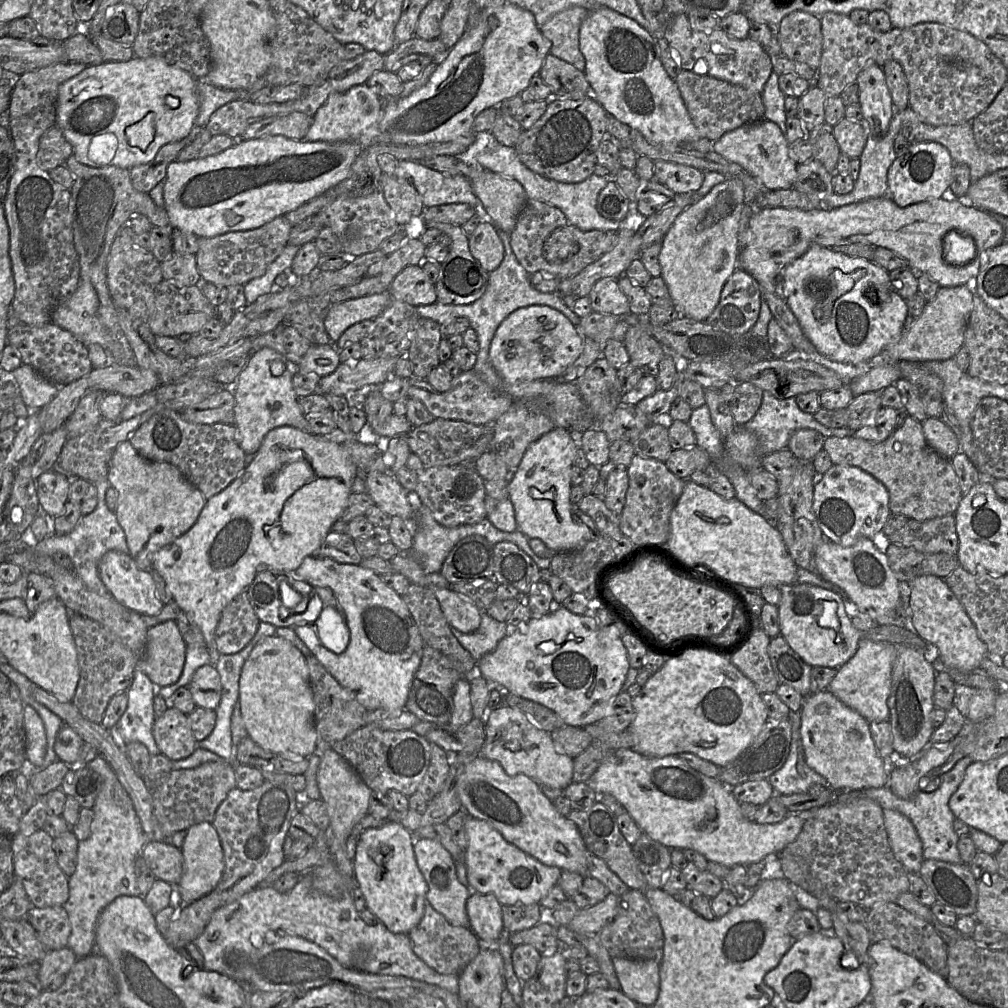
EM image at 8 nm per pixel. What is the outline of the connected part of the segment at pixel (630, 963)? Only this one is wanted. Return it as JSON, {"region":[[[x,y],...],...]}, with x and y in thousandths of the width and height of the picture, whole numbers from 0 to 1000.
{"region":[[[607,950],[615,982],[632,996],[647,999],[654,987],[654,956],[648,952]]]}

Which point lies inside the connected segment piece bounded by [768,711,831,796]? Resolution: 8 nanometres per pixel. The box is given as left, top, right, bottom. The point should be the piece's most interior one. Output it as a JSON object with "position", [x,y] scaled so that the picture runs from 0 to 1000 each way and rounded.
{"position":[789,771]}

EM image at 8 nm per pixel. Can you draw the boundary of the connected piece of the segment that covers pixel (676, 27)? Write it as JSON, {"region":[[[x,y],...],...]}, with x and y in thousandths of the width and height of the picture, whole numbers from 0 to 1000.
{"region":[[[682,15],[666,16],[661,23],[660,38],[674,61],[676,68],[688,70],[691,60],[698,59],[703,65],[702,74],[743,90],[756,93],[759,82],[767,71],[767,57],[749,40],[728,39],[716,29],[704,32],[688,30]]]}

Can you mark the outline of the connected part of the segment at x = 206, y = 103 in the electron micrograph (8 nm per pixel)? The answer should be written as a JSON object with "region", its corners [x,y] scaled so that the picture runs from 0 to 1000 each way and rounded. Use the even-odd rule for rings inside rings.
{"region":[[[195,77],[194,86],[197,112],[193,120],[193,126],[196,128],[203,126],[209,114],[219,105],[233,99],[247,99],[250,94],[243,90],[215,87],[208,83],[204,77]]]}

